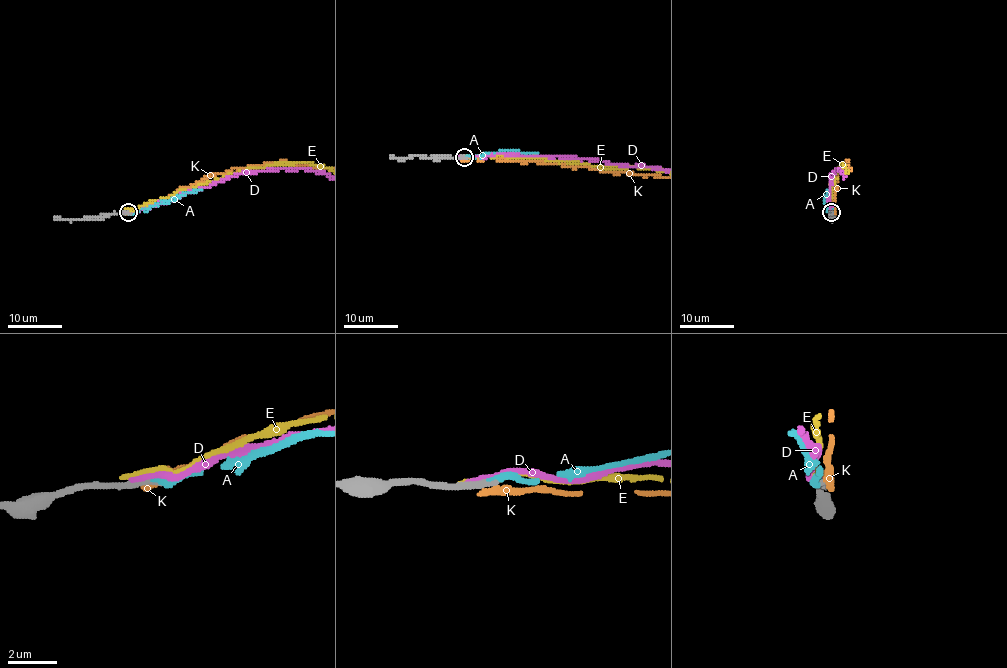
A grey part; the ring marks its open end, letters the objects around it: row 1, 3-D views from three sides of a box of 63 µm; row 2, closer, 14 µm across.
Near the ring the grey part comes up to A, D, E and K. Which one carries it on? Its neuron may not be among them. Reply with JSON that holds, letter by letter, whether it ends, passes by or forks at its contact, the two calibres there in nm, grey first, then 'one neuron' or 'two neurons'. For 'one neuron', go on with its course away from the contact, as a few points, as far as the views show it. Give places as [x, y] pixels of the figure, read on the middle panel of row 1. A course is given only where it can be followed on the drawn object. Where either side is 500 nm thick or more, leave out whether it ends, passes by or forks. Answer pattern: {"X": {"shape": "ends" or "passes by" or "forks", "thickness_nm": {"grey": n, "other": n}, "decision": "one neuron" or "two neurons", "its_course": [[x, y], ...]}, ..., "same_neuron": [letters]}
{"A": {"shape": "ends", "thickness_nm": {"grey": 260, "other": 240}, "decision": "one neuron", "its_course": [[463, 157], [508, 151], [537, 152]]}, "D": {"shape": "ends", "thickness_nm": {"grey": 320, "other": 280}, "decision": "two neurons"}, "E": {"shape": "ends", "thickness_nm": {"grey": 320, "other": 320}, "decision": "two neurons"}, "K": {"shape": "ends", "thickness_nm": {"grey": 260, "other": 440}, "decision": "two neurons"}, "same_neuron": ["A"]}

